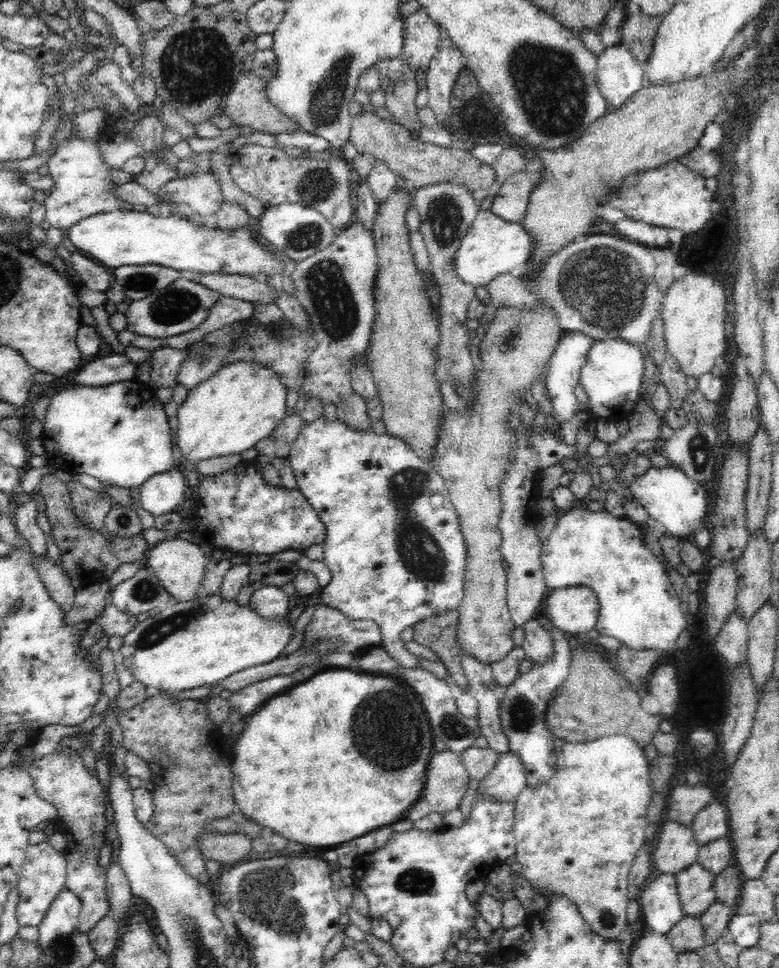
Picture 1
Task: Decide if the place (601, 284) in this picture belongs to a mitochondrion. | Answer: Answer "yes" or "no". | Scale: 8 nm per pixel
yes

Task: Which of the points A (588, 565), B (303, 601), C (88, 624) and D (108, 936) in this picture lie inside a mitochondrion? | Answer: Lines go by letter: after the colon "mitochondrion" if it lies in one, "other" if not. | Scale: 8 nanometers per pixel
A: other
B: other
C: other
D: other

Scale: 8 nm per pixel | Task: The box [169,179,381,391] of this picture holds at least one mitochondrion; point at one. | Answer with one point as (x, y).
(329, 295)

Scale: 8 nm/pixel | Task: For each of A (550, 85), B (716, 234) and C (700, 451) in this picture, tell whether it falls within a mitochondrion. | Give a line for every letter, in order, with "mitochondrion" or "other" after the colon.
A: mitochondrion
B: other
C: mitochondrion

